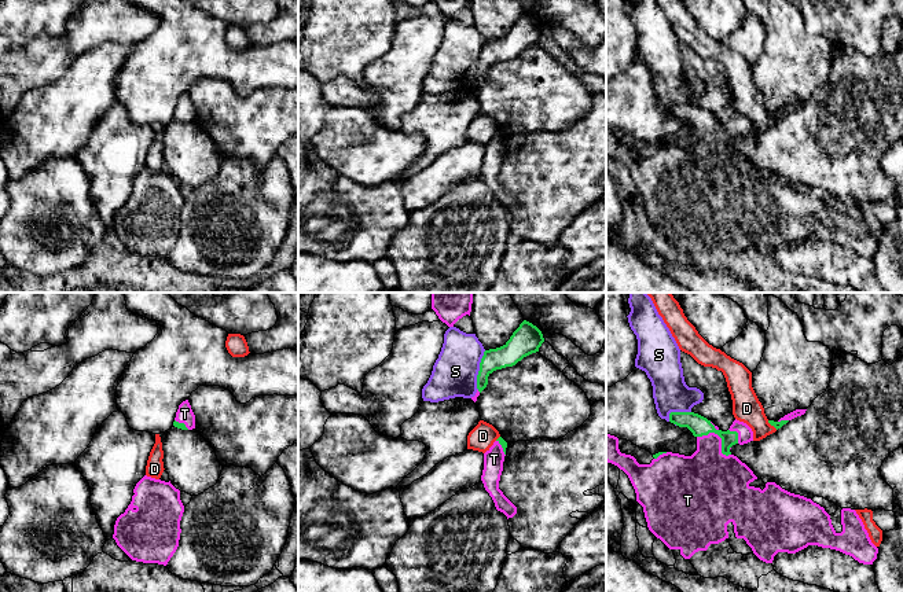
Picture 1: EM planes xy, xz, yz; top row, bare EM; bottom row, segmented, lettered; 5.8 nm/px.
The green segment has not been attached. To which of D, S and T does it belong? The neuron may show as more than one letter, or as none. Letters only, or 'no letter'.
T

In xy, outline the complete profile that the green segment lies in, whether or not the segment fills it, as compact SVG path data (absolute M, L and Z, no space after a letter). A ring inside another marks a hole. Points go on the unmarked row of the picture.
M188 92L183 93L179 98L173 118L177 119L177 121L181 121L181 122L195 121L195 107L191 102Z

